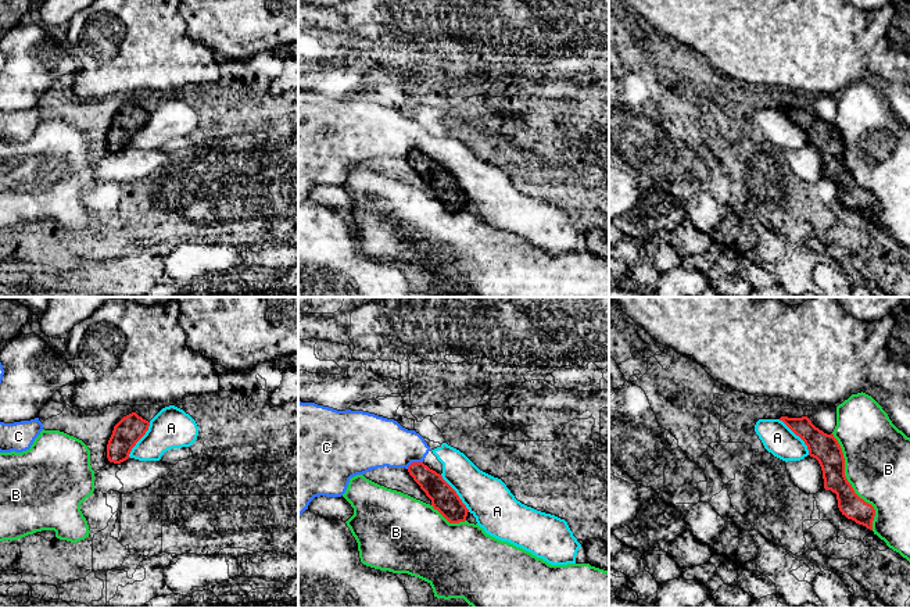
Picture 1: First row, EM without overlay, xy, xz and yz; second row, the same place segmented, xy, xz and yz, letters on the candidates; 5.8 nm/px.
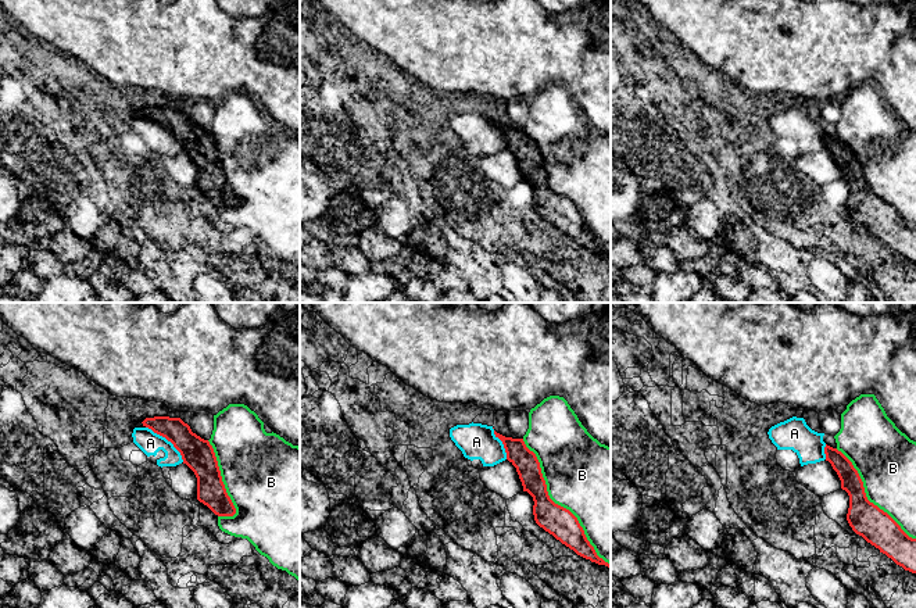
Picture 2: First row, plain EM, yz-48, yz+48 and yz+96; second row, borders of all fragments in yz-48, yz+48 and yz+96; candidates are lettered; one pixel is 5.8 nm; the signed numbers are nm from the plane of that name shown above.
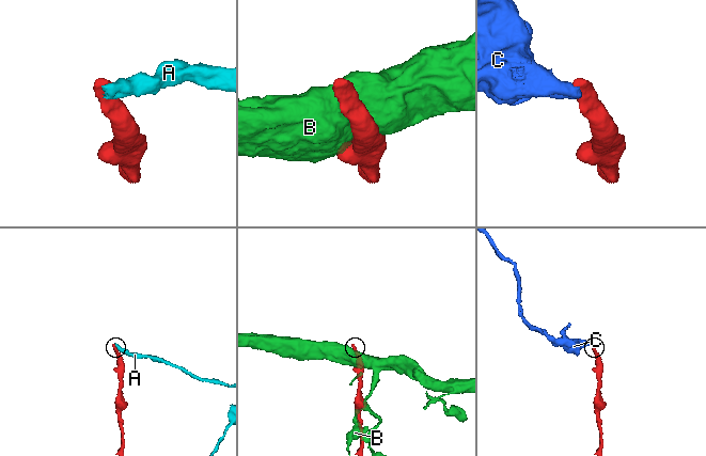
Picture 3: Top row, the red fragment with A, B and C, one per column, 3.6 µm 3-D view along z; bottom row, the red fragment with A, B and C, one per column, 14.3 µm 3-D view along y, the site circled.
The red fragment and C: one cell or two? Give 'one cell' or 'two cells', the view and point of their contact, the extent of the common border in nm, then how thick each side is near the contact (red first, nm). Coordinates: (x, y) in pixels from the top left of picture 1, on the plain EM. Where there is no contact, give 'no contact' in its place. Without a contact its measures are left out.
two cells; meets red in xz at (414, 152); contact 100 nm long; 140 nm thick on the red side, 300 nm on the other

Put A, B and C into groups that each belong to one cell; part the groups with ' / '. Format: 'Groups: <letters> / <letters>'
Groups: A C / B

